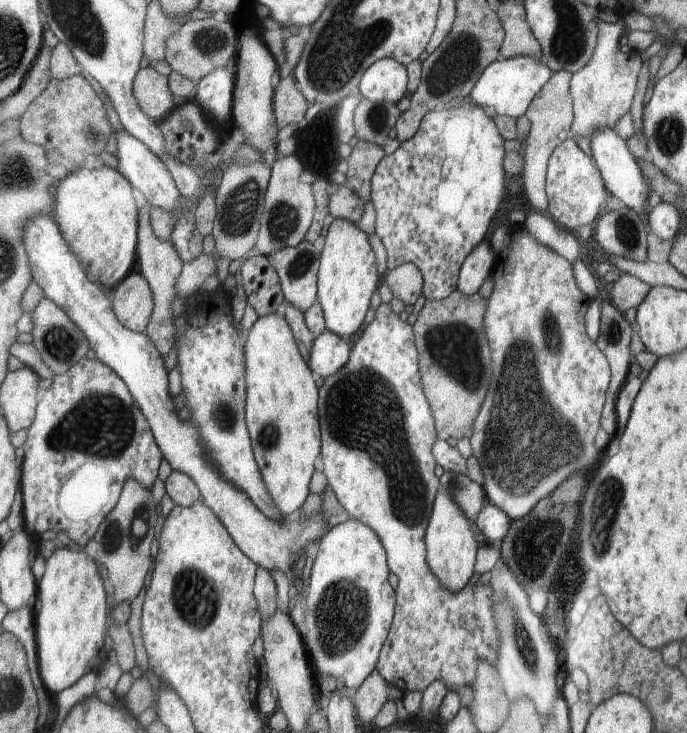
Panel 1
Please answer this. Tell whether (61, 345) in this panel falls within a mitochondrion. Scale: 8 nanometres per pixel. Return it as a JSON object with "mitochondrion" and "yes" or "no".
{"mitochondrion":"yes"}

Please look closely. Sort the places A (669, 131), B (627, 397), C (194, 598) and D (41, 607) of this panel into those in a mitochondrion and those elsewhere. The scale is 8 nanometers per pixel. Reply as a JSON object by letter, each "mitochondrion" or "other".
{"A":"mitochondrion","B":"other","C":"mitochondrion","D":"other"}

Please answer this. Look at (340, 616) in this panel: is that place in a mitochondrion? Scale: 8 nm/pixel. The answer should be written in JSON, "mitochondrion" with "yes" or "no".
{"mitochondrion":"yes"}

